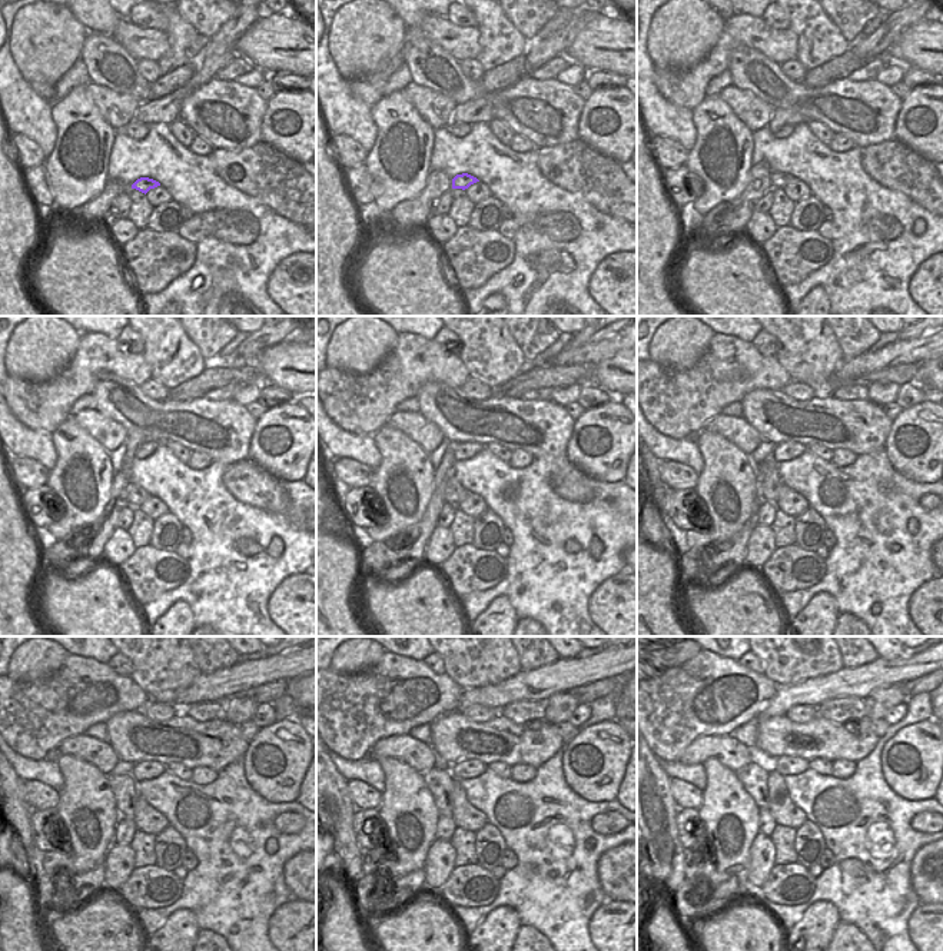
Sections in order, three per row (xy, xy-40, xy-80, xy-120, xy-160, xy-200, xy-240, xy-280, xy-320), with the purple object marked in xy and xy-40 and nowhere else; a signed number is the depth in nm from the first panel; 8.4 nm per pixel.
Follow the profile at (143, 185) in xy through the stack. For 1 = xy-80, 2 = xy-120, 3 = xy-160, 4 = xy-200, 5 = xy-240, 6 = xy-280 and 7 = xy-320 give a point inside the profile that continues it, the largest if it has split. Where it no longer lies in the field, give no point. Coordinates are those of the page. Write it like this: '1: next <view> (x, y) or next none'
1: next xy-80 (779, 180)
2: next xy-120 (136, 495)
3: next xy-160 (454, 492)
4: next xy-200 (769, 489)
5: next xy-240 (123, 787)
6: next xy-280 (440, 782)
7: next xy-320 (753, 777)

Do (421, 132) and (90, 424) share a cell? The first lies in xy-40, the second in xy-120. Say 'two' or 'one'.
two

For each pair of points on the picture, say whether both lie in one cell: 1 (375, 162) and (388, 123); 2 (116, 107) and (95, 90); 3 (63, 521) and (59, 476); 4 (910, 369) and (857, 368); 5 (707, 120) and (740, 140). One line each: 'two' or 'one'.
1: one
2: one
3: one
4: two
5: one

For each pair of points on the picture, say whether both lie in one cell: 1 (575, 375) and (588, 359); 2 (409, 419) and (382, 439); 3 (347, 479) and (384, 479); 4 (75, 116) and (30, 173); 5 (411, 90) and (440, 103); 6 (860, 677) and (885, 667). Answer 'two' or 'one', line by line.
1: two
2: two
3: two
4: two
5: one
6: one

